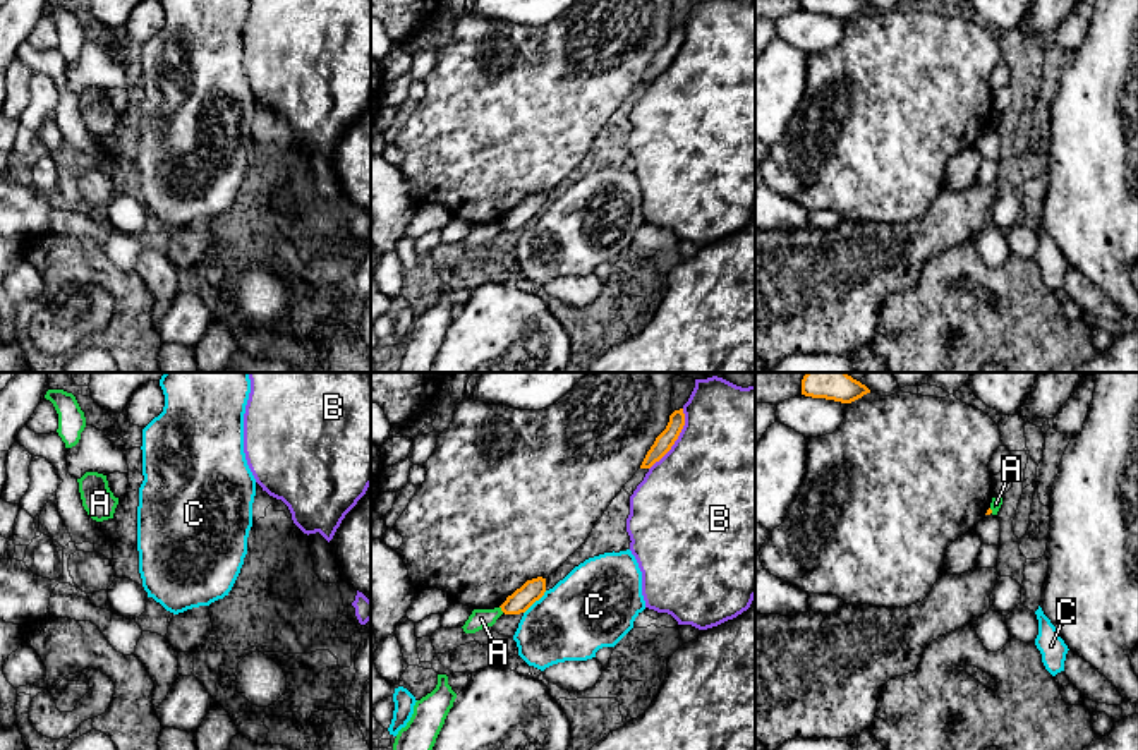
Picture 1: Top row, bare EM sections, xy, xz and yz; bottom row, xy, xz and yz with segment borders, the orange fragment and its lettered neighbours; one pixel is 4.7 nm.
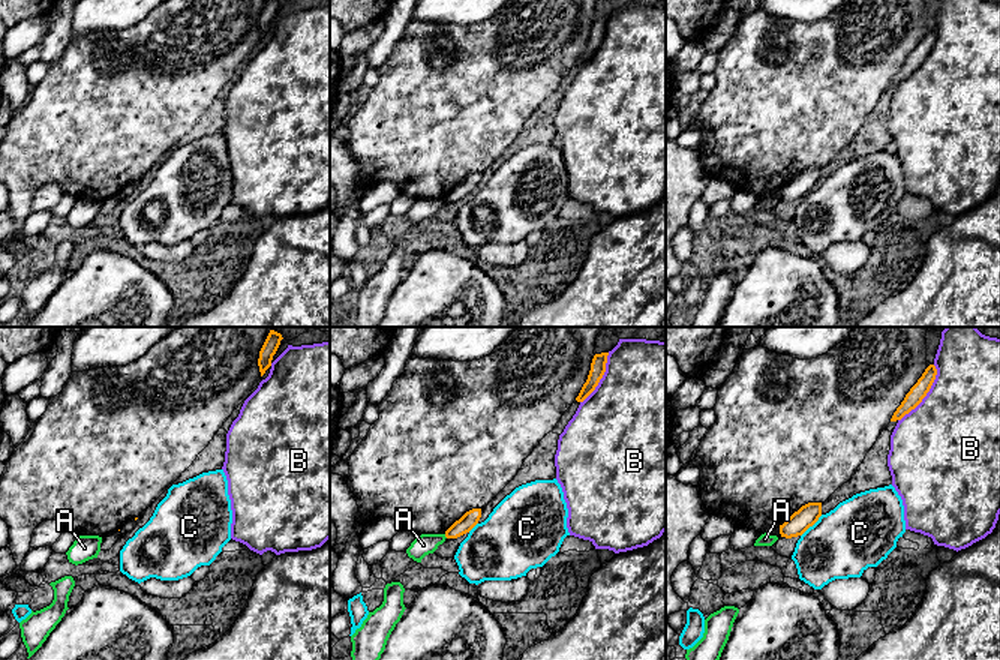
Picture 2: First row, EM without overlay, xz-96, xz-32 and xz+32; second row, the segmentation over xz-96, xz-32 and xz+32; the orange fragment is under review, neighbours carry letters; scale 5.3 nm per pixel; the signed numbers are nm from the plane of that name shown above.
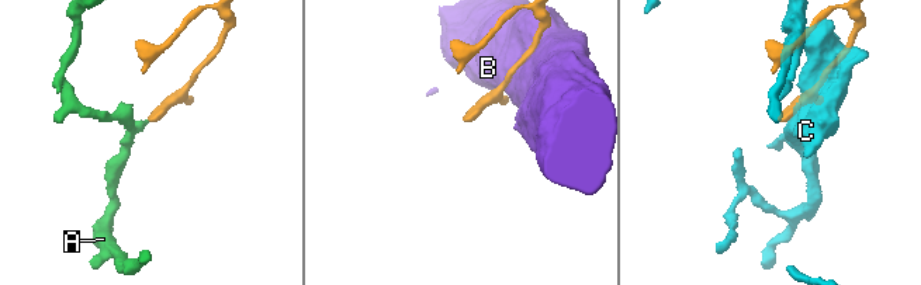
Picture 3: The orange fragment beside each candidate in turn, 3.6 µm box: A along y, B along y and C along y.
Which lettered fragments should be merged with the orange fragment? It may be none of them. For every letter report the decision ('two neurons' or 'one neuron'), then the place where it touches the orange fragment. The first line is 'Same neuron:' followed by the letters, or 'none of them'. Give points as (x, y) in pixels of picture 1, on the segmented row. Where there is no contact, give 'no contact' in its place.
Same neuron: none of them
A: two neurons; contact xz (502, 610)
B: two neurons; contact xz (677, 438)
C: two neurons; contact xz (534, 601)

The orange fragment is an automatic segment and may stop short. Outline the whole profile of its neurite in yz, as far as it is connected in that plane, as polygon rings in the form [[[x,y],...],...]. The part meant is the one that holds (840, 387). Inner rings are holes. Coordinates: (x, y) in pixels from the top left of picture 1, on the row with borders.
[[[807,372],[802,379],[802,395],[851,403],[870,390],[846,372]]]

